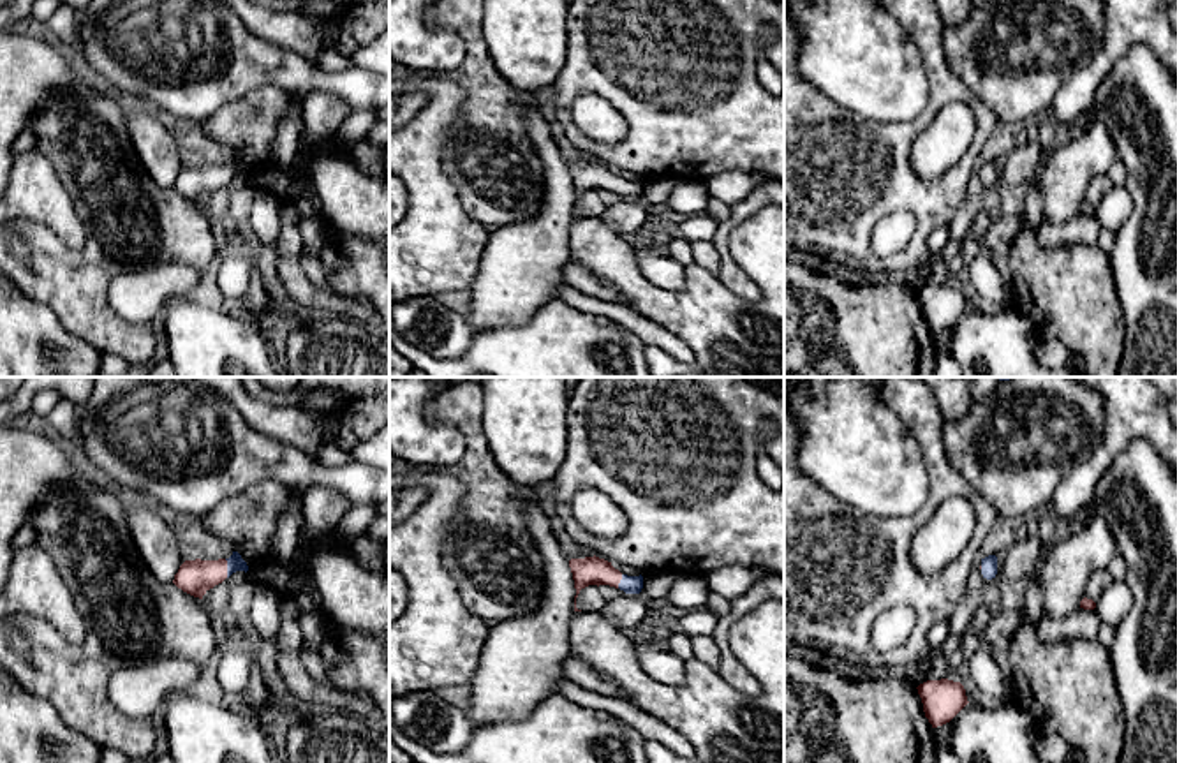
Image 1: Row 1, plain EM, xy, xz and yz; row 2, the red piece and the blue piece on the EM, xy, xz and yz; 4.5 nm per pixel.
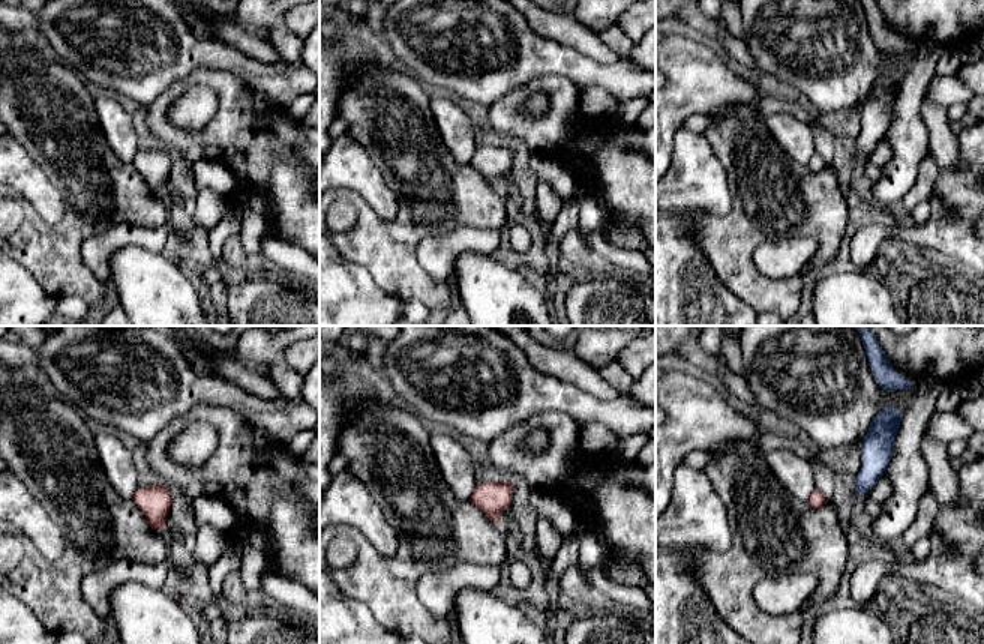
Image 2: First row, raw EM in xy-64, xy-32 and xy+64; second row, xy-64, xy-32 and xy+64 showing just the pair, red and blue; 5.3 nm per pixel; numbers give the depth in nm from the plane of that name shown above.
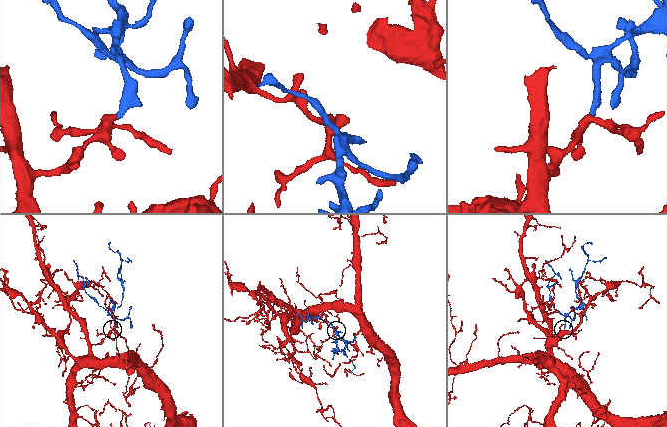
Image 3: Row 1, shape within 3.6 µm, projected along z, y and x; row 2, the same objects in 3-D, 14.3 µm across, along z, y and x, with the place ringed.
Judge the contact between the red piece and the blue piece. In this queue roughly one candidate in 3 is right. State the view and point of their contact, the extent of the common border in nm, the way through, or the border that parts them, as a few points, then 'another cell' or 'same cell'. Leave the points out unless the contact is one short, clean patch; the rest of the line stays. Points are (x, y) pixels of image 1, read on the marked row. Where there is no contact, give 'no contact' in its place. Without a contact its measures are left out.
xy (226, 568) | 90 nm | across xy (194, 577), (226, 568), (235, 562) | same cell

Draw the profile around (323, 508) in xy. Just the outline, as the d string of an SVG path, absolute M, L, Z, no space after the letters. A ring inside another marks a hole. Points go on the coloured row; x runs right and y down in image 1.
M312 486L303 492L303 518L312 537L331 534L352 504L338 492L326 486Z

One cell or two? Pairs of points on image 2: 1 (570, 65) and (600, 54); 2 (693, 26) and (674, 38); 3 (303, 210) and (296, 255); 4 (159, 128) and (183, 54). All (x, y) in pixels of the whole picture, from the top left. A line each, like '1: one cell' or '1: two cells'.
1: two cells
2: two cells
3: two cells
4: two cells

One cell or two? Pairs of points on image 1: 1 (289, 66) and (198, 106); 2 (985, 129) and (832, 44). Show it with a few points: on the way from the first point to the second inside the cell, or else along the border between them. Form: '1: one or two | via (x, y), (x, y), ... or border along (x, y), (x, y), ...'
1: one | via (266, 69), (236, 69), (221, 83)
2: two | border along (922, 57), (927, 104), (913, 118), (895, 124)

